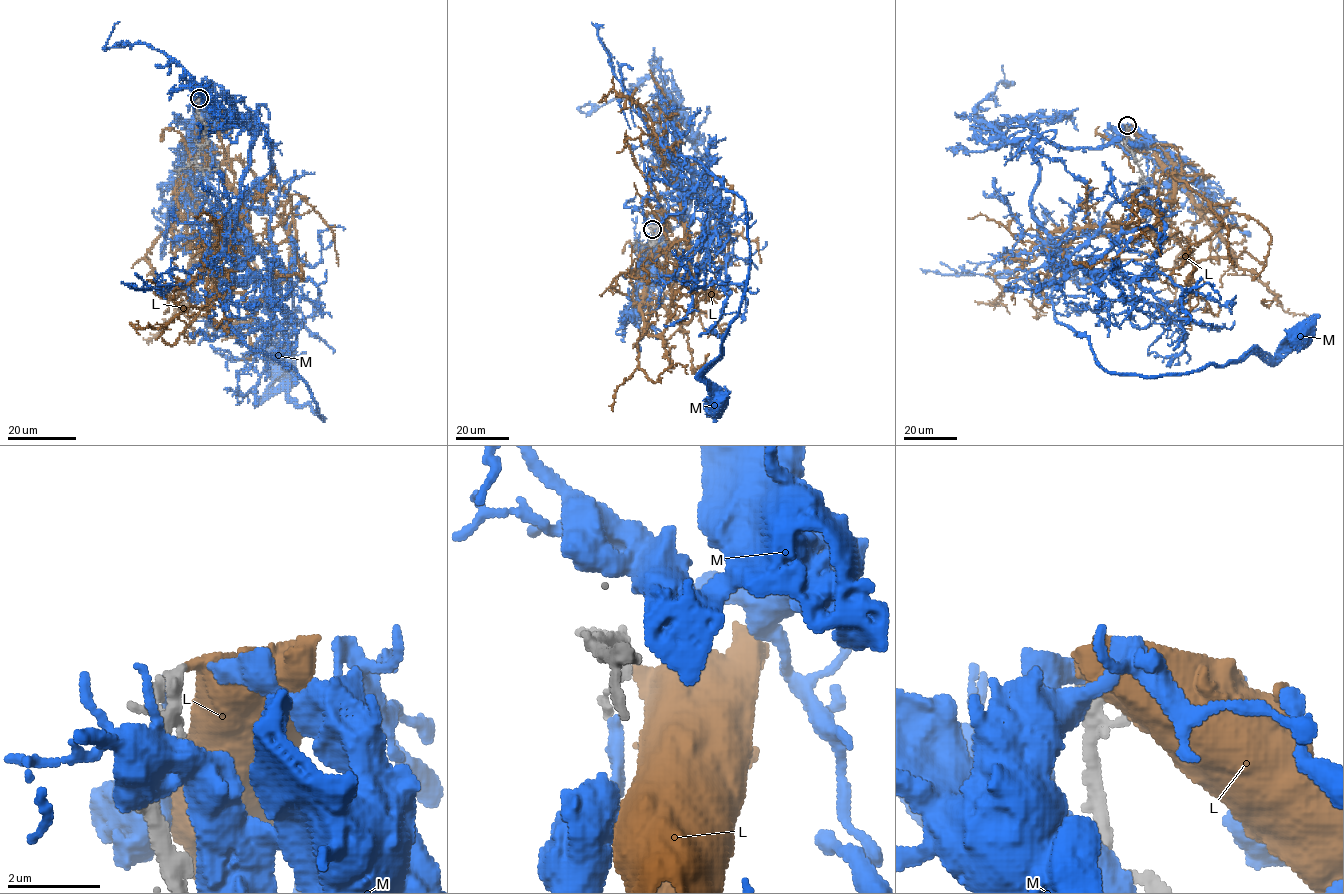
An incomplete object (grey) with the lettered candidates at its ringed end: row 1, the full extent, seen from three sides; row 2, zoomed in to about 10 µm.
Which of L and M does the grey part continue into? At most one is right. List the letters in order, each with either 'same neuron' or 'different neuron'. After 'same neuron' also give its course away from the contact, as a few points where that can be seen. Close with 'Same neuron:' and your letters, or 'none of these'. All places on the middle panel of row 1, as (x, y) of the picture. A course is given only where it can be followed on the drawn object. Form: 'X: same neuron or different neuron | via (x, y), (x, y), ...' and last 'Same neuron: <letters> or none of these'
L: same neuron | via (652, 229), (657, 263), (682, 275), (692, 255), (674, 170), (642, 108), (613, 88), (605, 95)
M: different neuron
Same neuron: L

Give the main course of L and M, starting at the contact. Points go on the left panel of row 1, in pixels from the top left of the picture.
L: (199, 99), (205, 152), (249, 228), (217, 243), (206, 307), (139, 335)
M: (197, 99), (178, 174), (202, 173), (249, 236), (225, 318), (324, 419), (265, 394), (285, 364)

